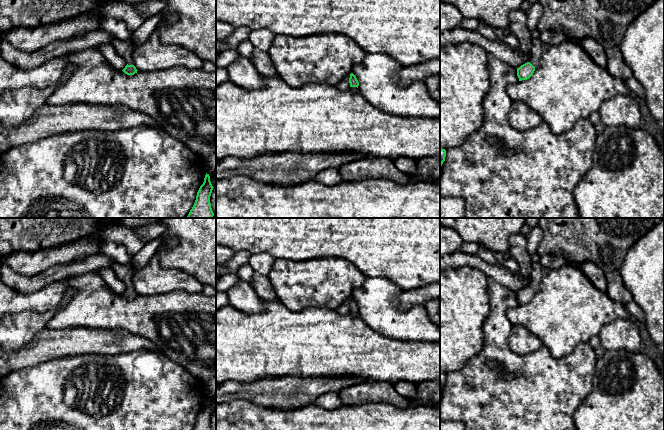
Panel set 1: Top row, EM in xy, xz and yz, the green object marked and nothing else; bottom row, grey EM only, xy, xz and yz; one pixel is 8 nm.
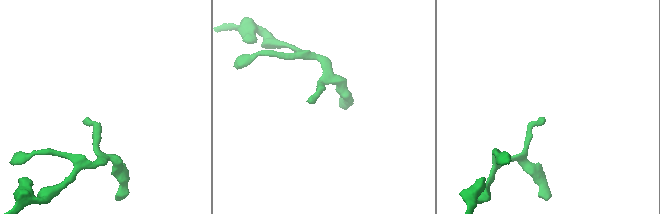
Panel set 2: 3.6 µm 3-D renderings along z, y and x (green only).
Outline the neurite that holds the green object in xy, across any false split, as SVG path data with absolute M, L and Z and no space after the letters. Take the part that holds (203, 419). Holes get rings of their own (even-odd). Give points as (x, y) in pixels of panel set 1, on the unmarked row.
M206 397L204 406L197 416L196 424L193 430L211 430L210 420L213 412L210 400Z

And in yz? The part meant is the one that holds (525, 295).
M539 262L532 263L529 285L517 292L519 305L527 304L533 299L535 292L540 287L542 270L543 268Z

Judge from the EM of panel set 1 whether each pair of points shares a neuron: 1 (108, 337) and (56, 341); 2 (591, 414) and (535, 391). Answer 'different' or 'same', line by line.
1: same
2: different

